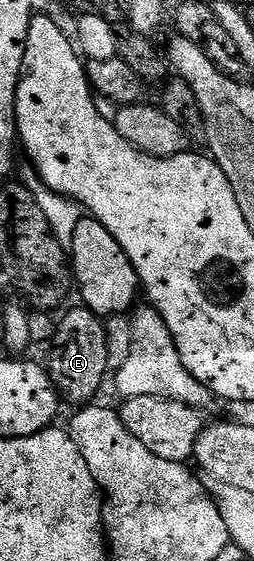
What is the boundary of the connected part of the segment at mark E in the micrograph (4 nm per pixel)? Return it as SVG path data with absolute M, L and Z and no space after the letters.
M76 306L57 324L53 332L53 349L47 359L49 377L57 386L58 397L69 404L89 404L97 396L97 391L105 384L105 375L111 372L107 358L107 338L105 337L105 320L84 306Z

